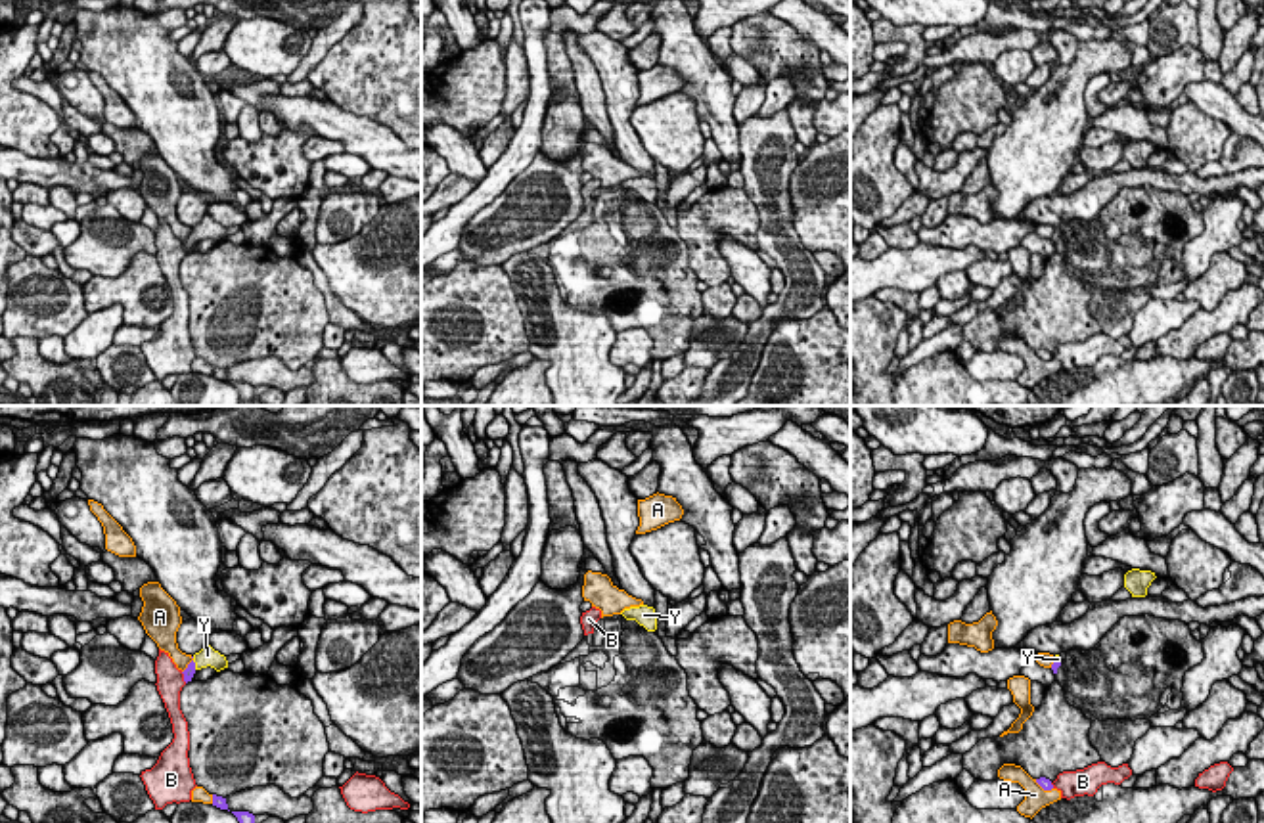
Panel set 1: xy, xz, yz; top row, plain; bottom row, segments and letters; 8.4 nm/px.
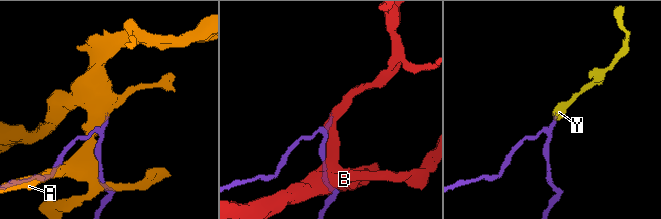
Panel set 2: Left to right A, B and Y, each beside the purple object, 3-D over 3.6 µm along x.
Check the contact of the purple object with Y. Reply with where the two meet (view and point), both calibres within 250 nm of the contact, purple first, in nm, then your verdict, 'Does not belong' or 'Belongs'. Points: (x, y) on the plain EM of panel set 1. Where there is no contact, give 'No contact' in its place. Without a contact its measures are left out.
Touches purple at xy (194, 236). Thickness 90 nm (purple) against 160 nm. Belongs

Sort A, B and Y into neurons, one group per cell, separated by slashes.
A / B / Y

